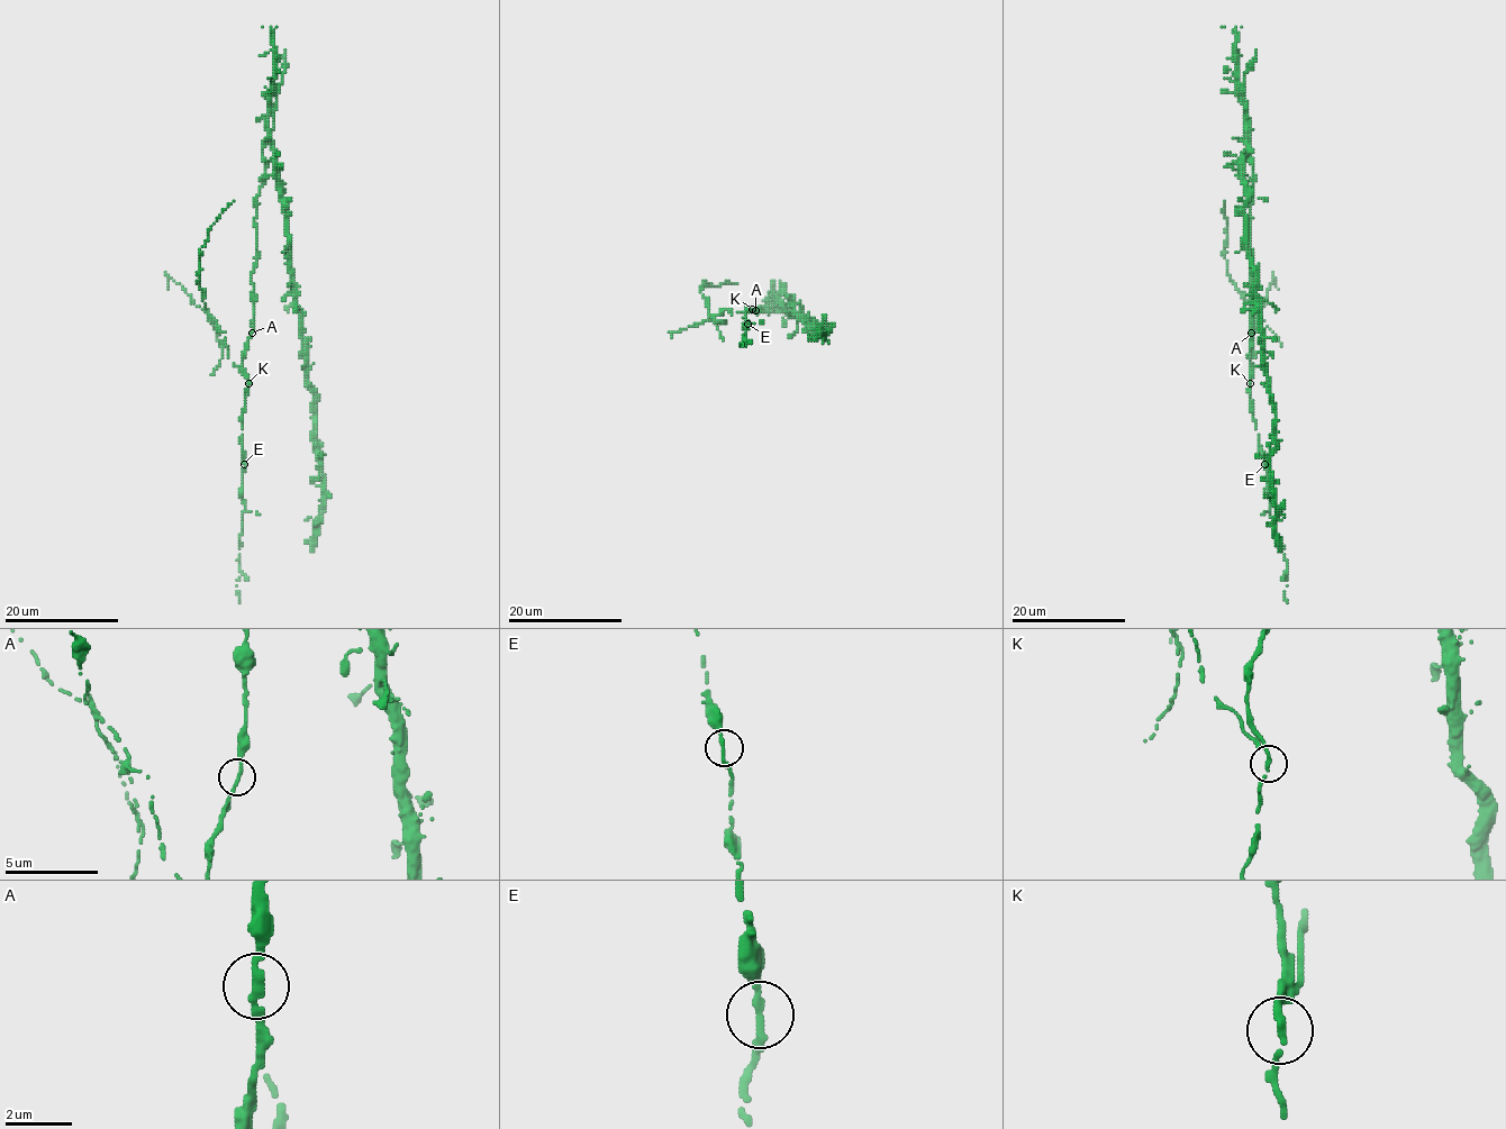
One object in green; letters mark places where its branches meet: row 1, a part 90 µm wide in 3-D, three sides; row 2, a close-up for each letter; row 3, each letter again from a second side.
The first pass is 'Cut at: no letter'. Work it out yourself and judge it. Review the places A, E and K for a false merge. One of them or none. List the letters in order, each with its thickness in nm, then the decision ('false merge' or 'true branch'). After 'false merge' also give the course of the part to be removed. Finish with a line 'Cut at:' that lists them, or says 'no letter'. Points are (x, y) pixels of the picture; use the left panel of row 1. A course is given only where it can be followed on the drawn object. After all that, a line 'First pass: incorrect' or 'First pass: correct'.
A: 220 nm thick; true branch
E: 200 nm thick; true branch
K: 200 nm thick; false merge; foreign part runs (248, 382), (228, 358), (225, 333), (205, 308), (197, 283), (207, 230), (233, 200)
Cut at: K
First pass: incorrect

